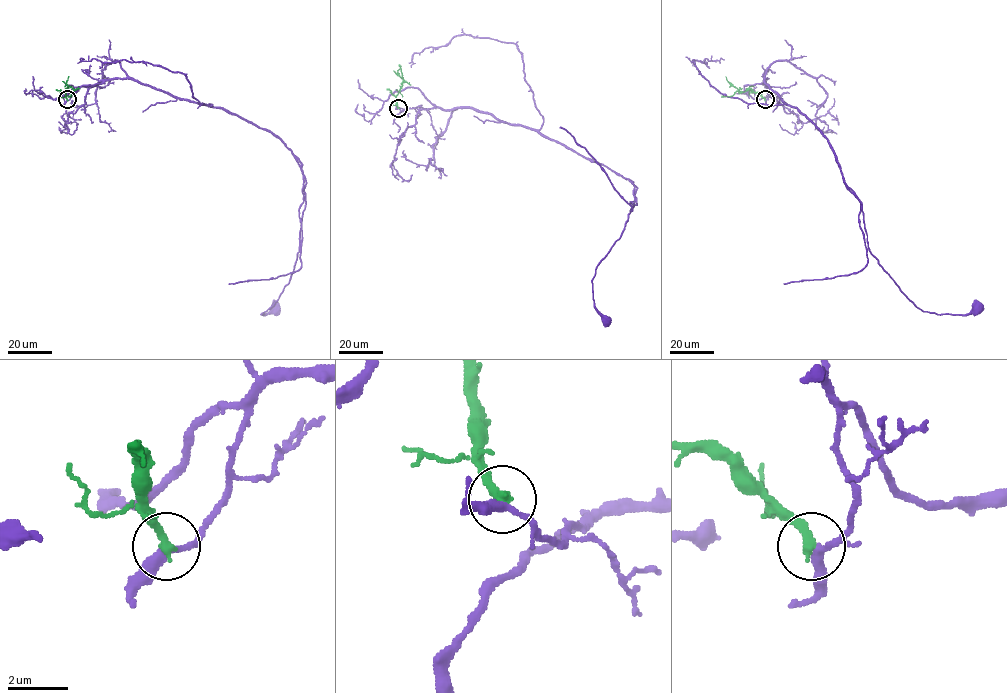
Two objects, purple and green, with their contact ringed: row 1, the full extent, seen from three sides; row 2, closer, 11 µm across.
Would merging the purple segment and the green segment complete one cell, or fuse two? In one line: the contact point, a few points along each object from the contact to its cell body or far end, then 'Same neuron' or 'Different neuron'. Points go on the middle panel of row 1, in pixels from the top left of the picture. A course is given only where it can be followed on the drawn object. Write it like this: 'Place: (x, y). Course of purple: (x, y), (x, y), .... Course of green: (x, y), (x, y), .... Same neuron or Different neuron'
Place: (398, 108). Course of purple: (398, 108), (472, 108), (491, 114), (537, 130), (633, 184), (636, 204), (592, 280), (594, 307), (606, 320). Course of green: (398, 108), (396, 96), (404, 80), (397, 73), (400, 68). Different neuron

